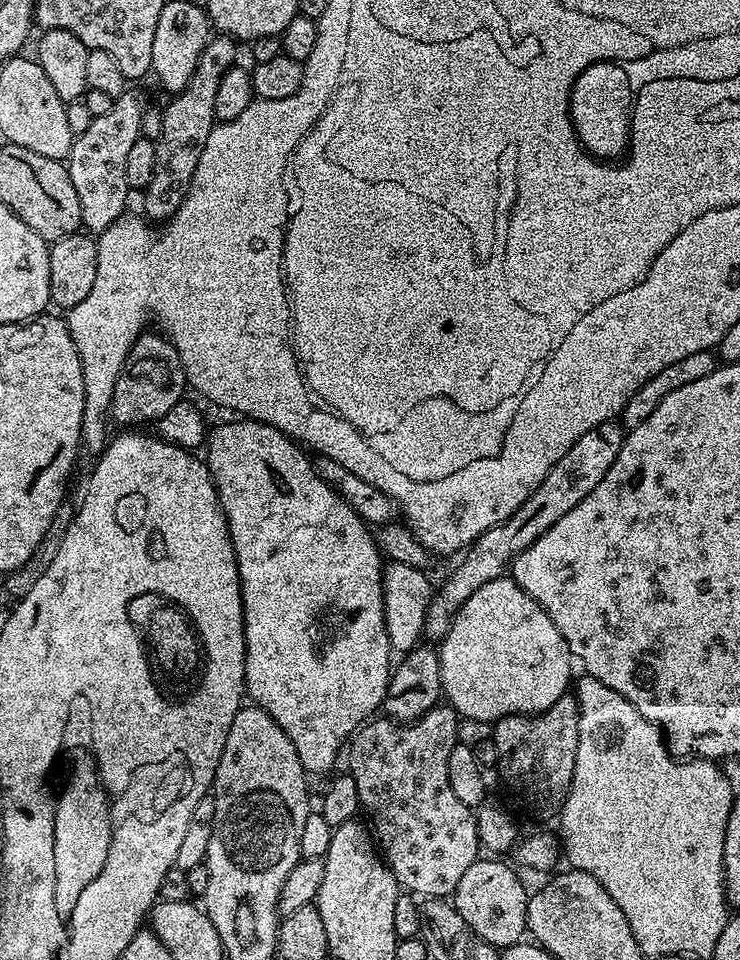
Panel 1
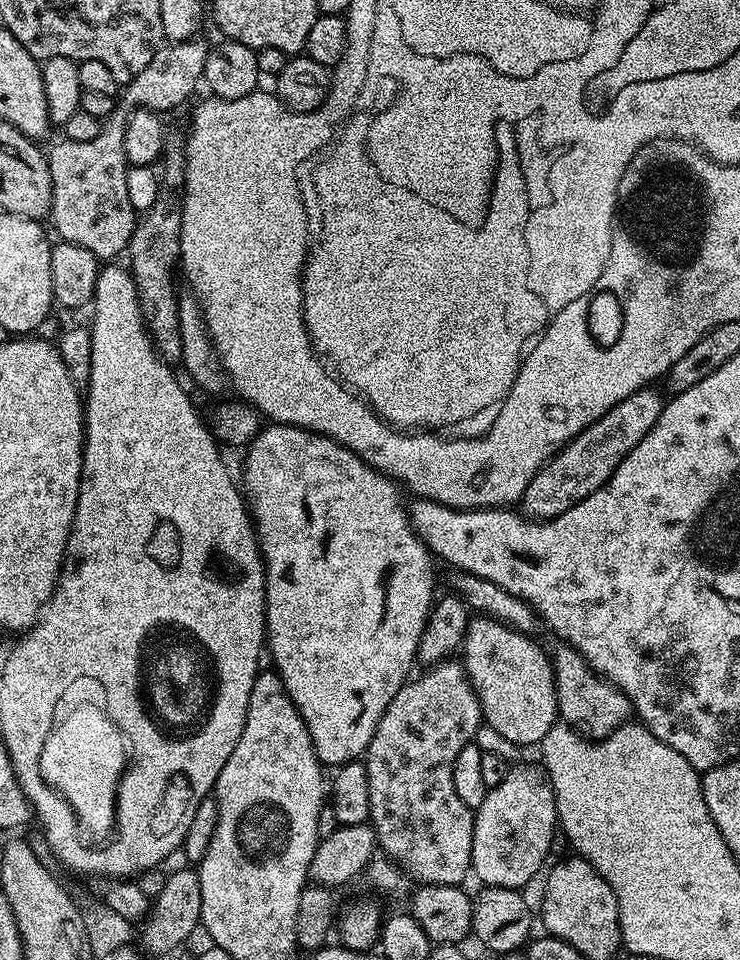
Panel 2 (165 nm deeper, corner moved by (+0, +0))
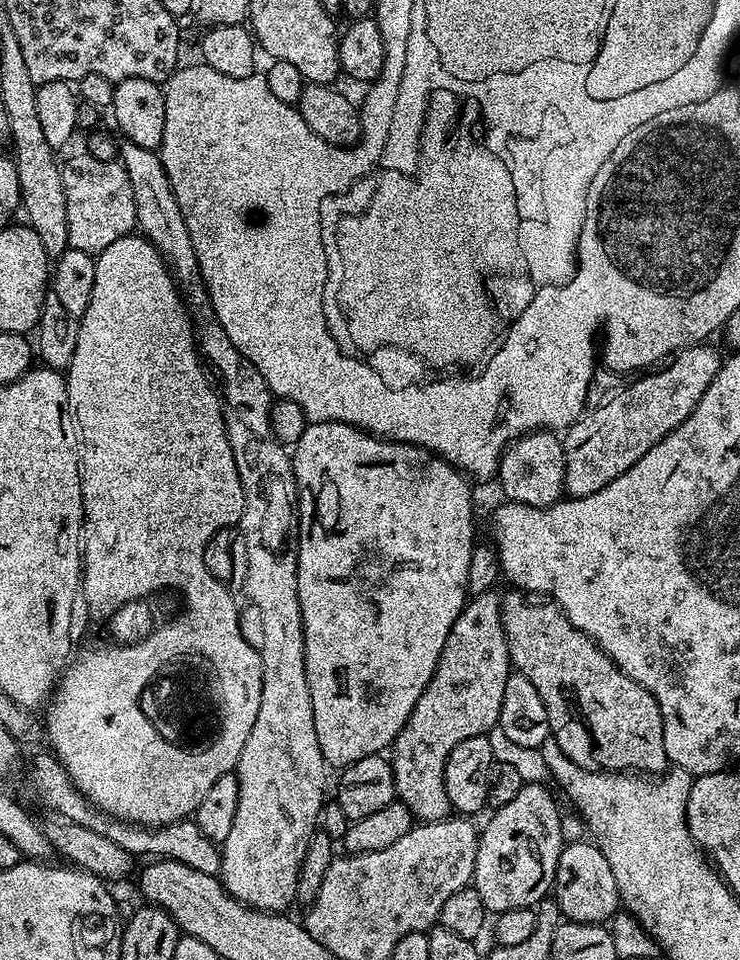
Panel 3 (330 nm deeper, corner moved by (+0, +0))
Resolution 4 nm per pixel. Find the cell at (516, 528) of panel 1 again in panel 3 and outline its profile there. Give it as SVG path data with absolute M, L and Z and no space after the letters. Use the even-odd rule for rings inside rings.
M706 347L685 348L675 353L656 370L661 372L641 375L644 376L641 380L622 389L601 408L585 411L575 424L567 428L562 443L566 462L564 490L569 497L594 494L602 490L602 486L610 486L610 482L614 482L618 474L626 474L626 470L630 470L630 466L634 466L650 446L666 438L666 434L690 418L694 406L698 406L698 398L706 394L706 386L714 382L722 363L722 356Z

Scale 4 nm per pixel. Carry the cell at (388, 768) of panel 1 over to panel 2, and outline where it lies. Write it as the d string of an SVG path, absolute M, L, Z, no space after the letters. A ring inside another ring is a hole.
M449 658L431 665L425 672L428 672L425 676L409 679L398 694L394 694L362 757L370 778L370 823L376 831L379 851L397 860L392 862L401 869L404 867L416 882L460 886L472 872L476 818L473 809L468 808L466 802L458 798L458 790L454 790L454 758L458 758L462 746L475 741L484 715L463 663Z

